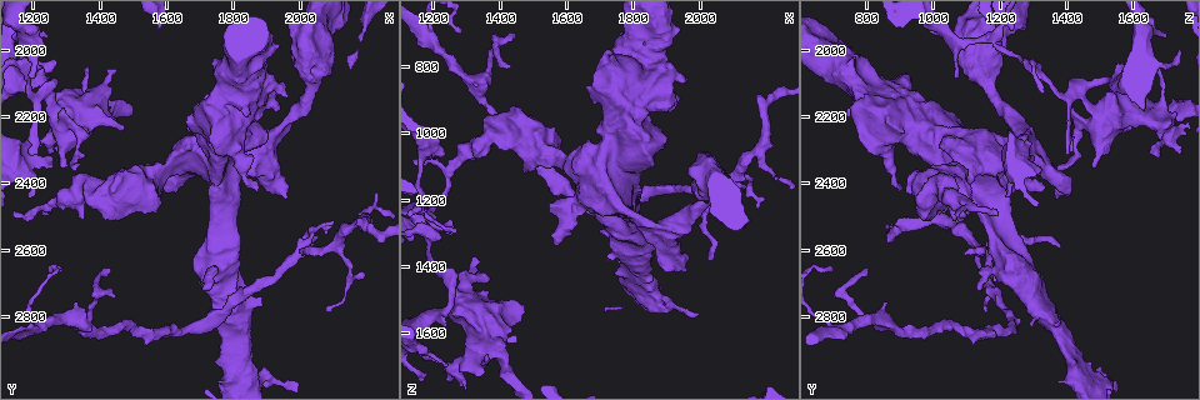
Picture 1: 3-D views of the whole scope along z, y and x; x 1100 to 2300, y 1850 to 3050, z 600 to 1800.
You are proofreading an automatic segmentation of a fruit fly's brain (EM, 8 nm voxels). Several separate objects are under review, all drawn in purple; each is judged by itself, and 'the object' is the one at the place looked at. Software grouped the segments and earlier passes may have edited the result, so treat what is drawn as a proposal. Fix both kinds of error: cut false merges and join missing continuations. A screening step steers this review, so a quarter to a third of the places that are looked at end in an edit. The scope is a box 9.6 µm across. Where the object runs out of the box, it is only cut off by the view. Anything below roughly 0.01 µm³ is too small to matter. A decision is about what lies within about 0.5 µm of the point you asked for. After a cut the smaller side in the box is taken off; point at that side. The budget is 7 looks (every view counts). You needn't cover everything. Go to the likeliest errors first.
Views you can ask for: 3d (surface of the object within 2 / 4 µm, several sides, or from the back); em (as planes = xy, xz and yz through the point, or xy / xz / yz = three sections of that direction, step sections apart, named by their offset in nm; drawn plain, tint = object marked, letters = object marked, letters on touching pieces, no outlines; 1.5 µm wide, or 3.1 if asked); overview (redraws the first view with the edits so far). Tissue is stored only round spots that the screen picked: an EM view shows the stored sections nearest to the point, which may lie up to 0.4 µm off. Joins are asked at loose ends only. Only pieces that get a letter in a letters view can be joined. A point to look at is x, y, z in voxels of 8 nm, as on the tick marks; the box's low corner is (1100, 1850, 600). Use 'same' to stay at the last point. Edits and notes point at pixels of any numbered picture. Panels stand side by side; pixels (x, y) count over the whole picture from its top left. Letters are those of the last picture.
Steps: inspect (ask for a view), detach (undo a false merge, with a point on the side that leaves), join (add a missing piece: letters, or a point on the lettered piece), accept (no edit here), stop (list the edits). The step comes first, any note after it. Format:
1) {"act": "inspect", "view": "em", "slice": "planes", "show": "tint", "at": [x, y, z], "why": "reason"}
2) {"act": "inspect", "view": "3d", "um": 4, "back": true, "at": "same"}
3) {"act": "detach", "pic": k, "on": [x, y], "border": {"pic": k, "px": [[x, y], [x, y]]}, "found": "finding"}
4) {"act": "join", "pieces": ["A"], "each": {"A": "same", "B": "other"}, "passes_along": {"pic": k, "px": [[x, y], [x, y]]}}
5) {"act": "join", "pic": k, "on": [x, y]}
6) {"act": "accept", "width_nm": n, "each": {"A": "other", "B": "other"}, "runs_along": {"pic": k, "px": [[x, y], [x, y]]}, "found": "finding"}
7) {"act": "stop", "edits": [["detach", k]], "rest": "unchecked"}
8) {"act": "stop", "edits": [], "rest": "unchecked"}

{"act": "inspect", "view": "em", "slice": "planes", "show": "letters", "at": [1270, 2030, 1290], "why": "free end"}

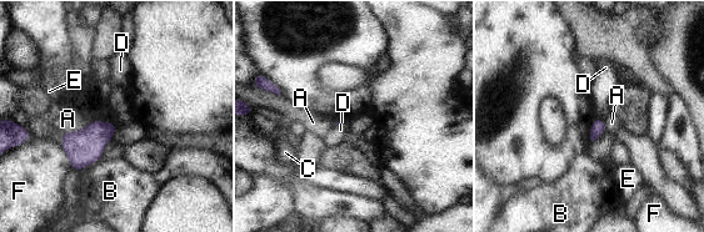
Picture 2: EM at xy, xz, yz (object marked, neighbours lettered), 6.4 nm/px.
{"act": "accept", "longest_contact_nm": ["A", 200], "each": {"A": "other", "B": "other", "C": "other", "D": "other", "E": "other", "F": "other"}, "found": "no lettered piece goes on from it"}

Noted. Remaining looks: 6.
{"act": "inspect", "view": "em", "slice": "planes", "show": "letters", "at": [1240, 2050, 1590], "why": "branch stops here"}

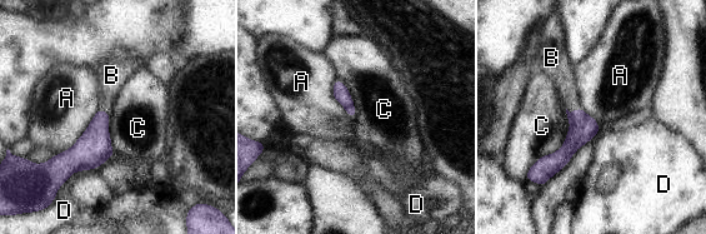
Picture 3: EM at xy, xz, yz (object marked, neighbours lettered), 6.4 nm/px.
{"act": "join", "pieces": ["B"], "longest_contact_nm": ["A", 420], "each": {"A": "other", "B": "same", "C": "other", "D": "other"}, "passes_along": {"pic": 3, "px": [[582, 128], [572, 111], [562, 74]]}, "found": "it goes on there"}

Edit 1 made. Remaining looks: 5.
{"act": "inspect", "view": "3d", "um": 4, "at": [1220, 2500, 1190], "why": "an open end"}

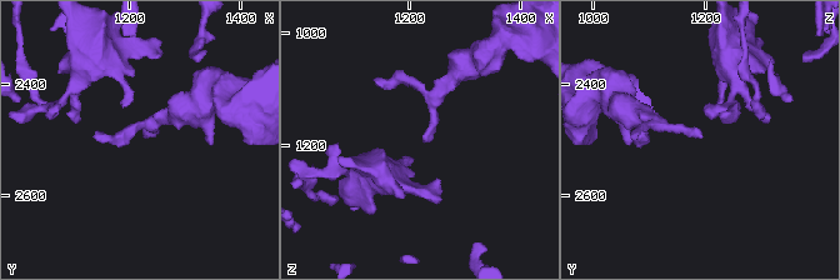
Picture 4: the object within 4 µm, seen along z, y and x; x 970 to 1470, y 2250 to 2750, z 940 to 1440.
{"act": "inspect", "view": "em", "slice": "xy", "step": 4, "show": "tint", "at": [1225, 2500, 1190], "why": "shape alone is not enough"}

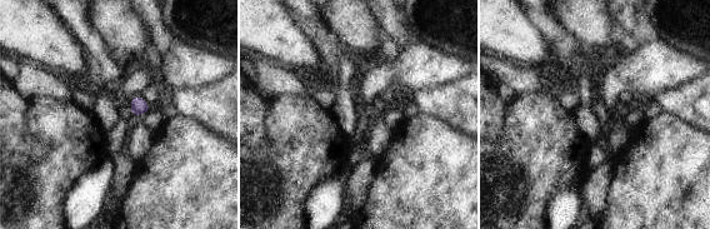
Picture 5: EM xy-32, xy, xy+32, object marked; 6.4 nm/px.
{"act": "inspect", "view": "em", "slice": "xy", "step": 4, "show": "letters", "at": "same"}

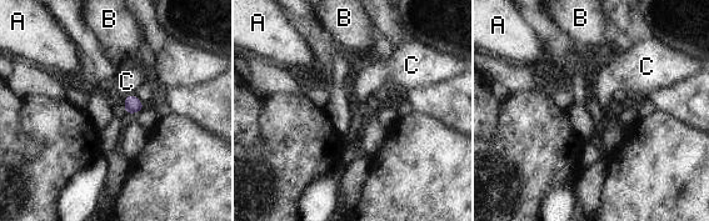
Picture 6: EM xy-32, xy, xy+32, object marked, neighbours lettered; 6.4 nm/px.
{"act": "accept", "longest_contact_nm": ["C", 80], "each": {"A": "other", "B": "other", "C": "other"}, "border": {"pic": 6, "px": [[133, 91], [124, 99]]}, "found": "no lettered piece goes on from it"}

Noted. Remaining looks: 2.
{"act": "stop", "edits": [["join", 3]], "rest": "unchecked"}

